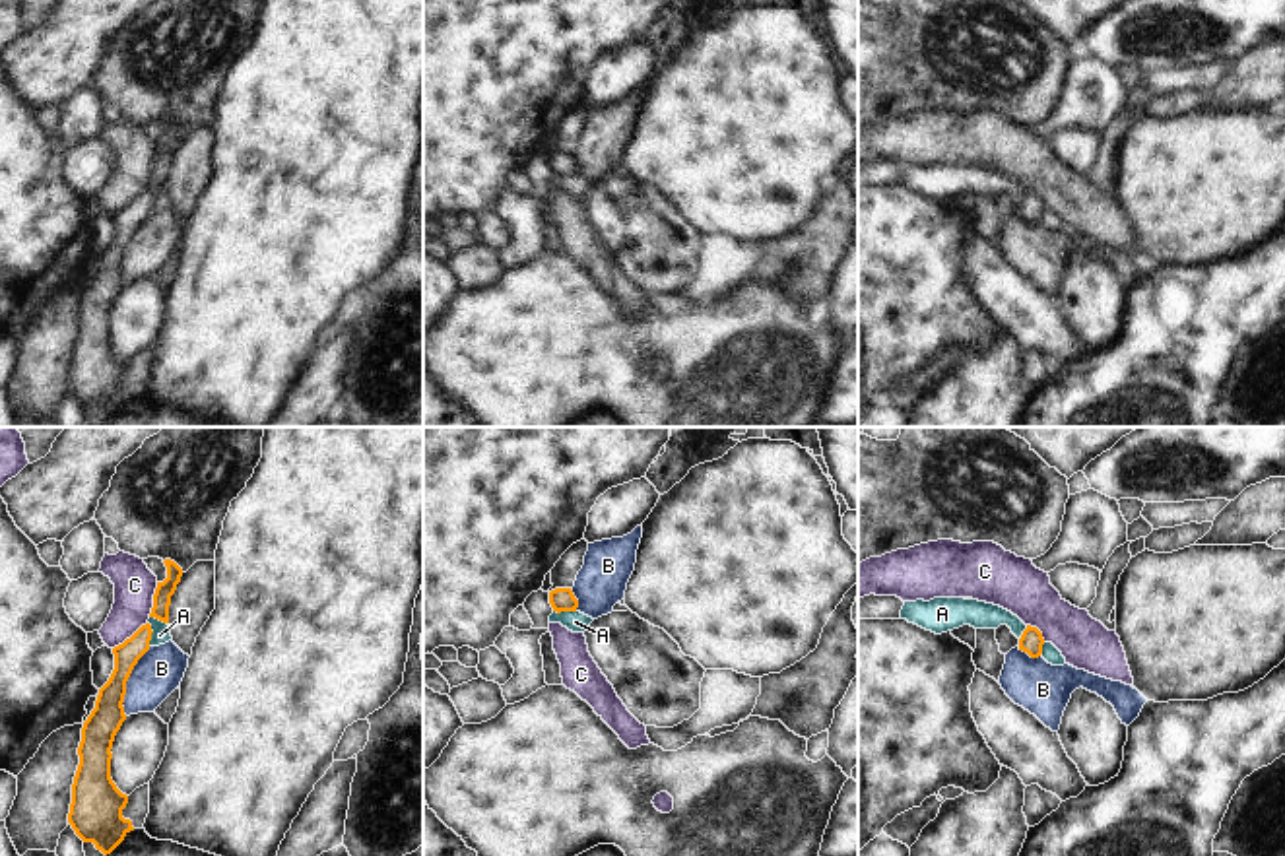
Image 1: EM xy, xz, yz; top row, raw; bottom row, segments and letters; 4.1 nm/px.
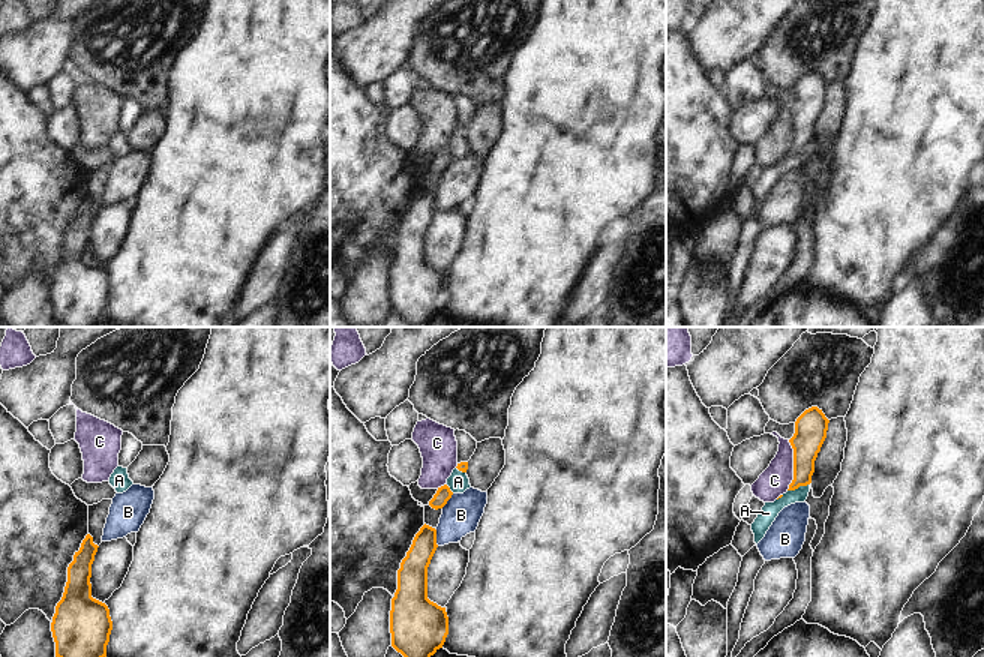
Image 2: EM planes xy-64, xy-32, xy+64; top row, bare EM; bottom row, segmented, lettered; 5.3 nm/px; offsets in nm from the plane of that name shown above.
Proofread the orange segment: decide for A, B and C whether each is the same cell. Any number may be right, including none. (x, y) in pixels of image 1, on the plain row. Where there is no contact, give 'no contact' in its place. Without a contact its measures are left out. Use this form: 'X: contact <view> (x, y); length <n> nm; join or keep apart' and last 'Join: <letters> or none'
A: contact xy (150, 198); length 100 nm; keep apart
B: contact xy (127, 245); length 300 nm; keep apart
C: contact xy (154, 165); length 150 nm; keep apart
Join: none

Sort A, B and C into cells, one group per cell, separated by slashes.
A / B / C

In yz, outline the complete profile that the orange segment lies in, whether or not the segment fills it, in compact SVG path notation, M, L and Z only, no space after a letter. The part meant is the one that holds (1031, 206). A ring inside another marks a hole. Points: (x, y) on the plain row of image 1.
M1027 190L1019 204L1019 215L1027 217L1031 223L1038 223L1042 219L1042 198L1037 192Z

